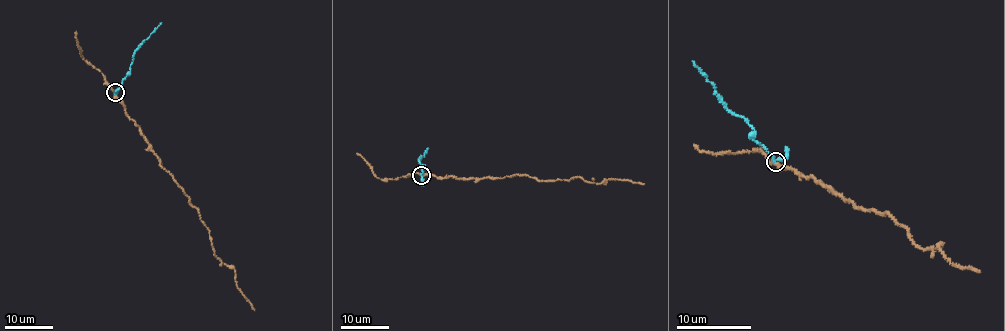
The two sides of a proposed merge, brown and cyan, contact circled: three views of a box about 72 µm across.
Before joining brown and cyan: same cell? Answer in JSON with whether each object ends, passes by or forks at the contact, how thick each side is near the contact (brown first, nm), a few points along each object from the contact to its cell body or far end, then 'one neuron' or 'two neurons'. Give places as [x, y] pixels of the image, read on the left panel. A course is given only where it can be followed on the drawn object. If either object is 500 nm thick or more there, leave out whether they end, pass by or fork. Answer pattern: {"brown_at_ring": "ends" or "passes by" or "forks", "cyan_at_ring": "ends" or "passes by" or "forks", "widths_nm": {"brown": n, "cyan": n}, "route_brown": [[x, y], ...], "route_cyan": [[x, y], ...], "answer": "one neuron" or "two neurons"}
{"brown_at_ring": "passes by", "cyan_at_ring": "passes by", "widths_nm": {"brown": 240, "cyan": 280}, "route_brown": [[115, 92], [161, 165], [182, 187], [197, 210], [215, 256], [234, 270], [237, 285], [254, 311]], "route_cyan": [[115, 92], [130, 70], [138, 46], [161, 22]], "answer": "two neurons"}

